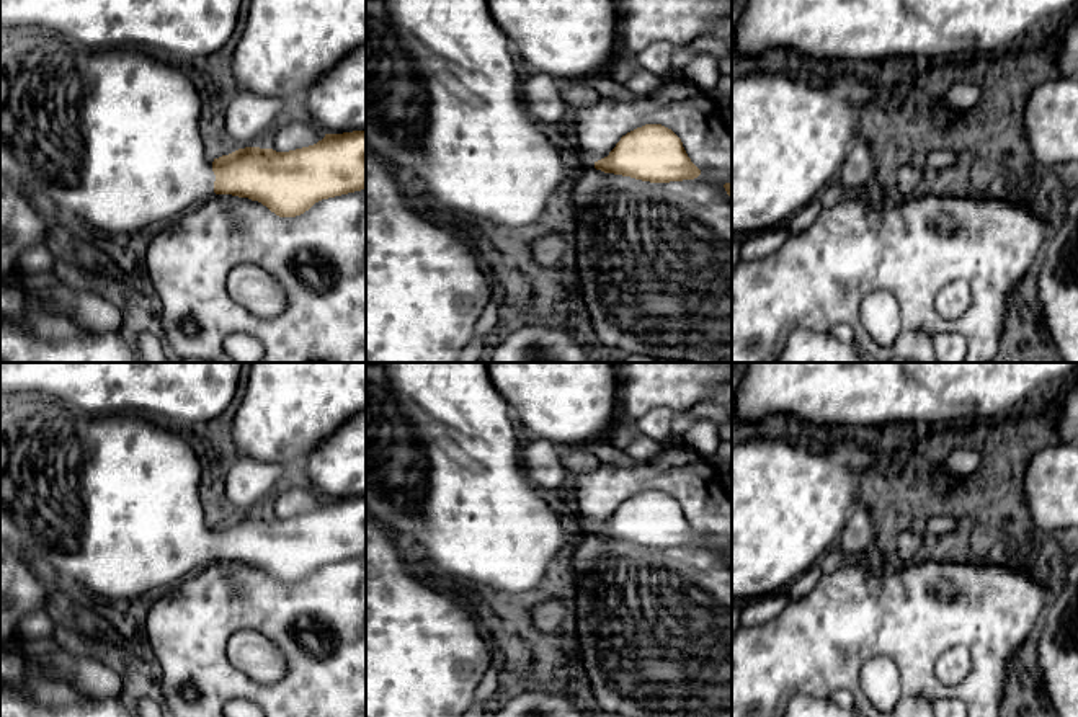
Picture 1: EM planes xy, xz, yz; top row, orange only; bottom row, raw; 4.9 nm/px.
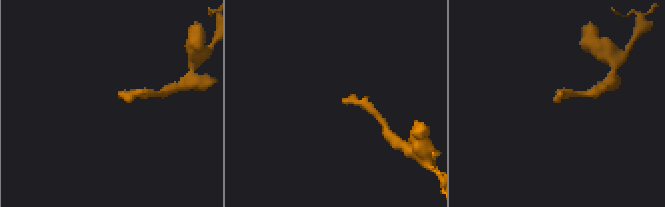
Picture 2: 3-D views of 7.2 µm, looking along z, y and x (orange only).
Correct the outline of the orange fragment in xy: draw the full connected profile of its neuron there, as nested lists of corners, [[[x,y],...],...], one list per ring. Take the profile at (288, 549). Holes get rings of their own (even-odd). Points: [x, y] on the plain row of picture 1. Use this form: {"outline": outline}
{"outline": [[[46,397],[0,405],[0,541],[51,578],[85,586],[108,604],[154,596],[214,559],[248,563],[279,583],[296,583],[322,565],[366,555],[366,497],[325,500],[317,510],[289,518],[245,513],[212,524],[199,482],[201,462],[181,428],[160,428],[136,413],[85,415]]]}

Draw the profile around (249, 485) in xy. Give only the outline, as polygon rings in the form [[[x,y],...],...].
[[[232,457],[229,467],[222,472],[229,510],[235,514],[261,511],[286,483],[289,472],[284,464]]]

